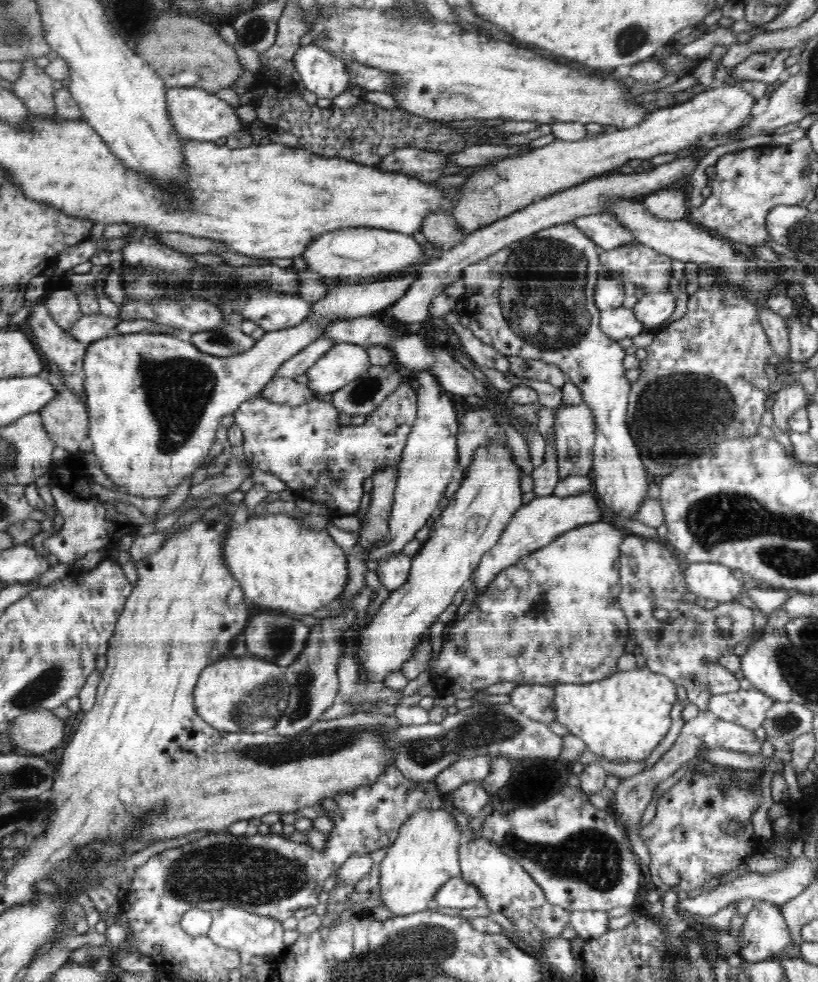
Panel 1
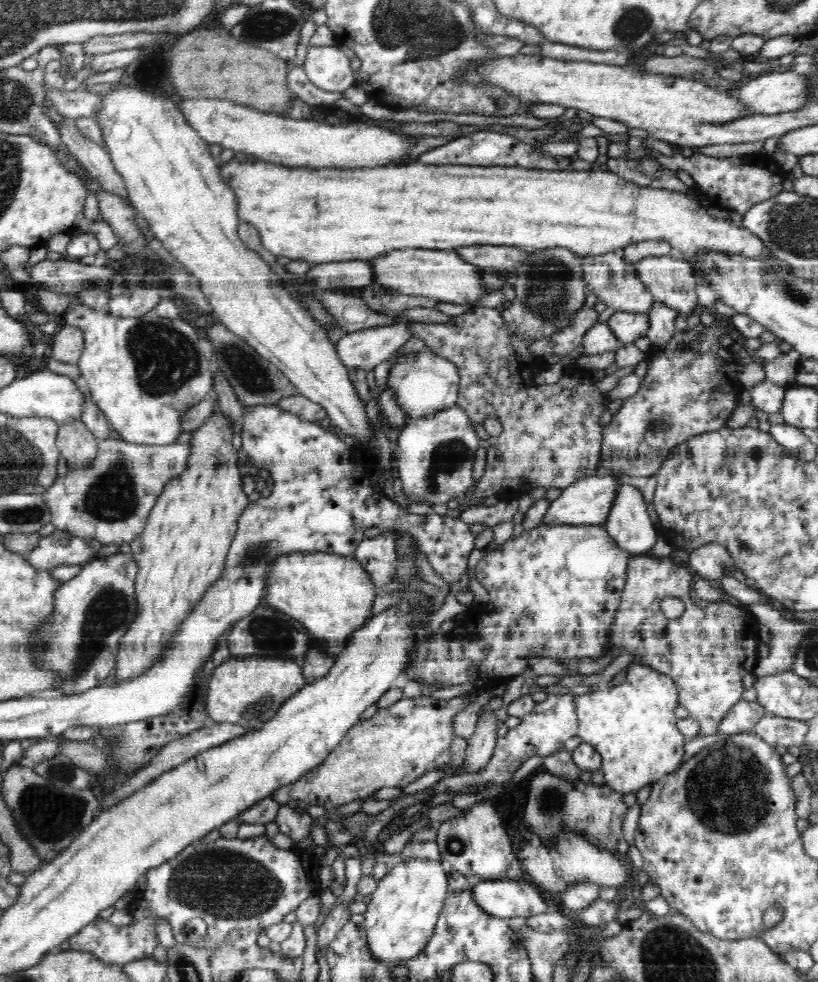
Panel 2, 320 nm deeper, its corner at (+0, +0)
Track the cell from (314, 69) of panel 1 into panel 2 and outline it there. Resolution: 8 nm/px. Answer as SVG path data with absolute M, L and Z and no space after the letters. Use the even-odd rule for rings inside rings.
M341 45L310 47L303 69L308 83L328 92L344 92L356 85L354 72L357 64Z

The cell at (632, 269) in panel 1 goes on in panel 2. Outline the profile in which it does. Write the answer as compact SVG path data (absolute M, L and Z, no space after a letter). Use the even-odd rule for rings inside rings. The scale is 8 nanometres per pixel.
M654 302L649 312L649 327L646 331L646 335L650 339L653 346L666 346L676 328L674 322L680 315L673 308L668 308L663 302Z

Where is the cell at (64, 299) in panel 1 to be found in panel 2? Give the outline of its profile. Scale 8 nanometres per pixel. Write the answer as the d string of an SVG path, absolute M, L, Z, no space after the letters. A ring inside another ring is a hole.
M65 324L54 334L51 353L54 360L76 364L84 350L84 341L83 332L79 328Z

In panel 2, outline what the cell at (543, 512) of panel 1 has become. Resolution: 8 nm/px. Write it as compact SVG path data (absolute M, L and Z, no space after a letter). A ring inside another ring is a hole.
M612 475L588 476L564 489L562 495L551 502L548 512L542 518L542 525L603 525L608 520L619 490L619 482Z

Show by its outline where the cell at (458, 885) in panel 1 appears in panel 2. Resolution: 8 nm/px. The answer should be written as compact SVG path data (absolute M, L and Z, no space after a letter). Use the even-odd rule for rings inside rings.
M508 878L480 880L473 883L475 902L491 916L510 920L548 913L550 901L530 881Z

